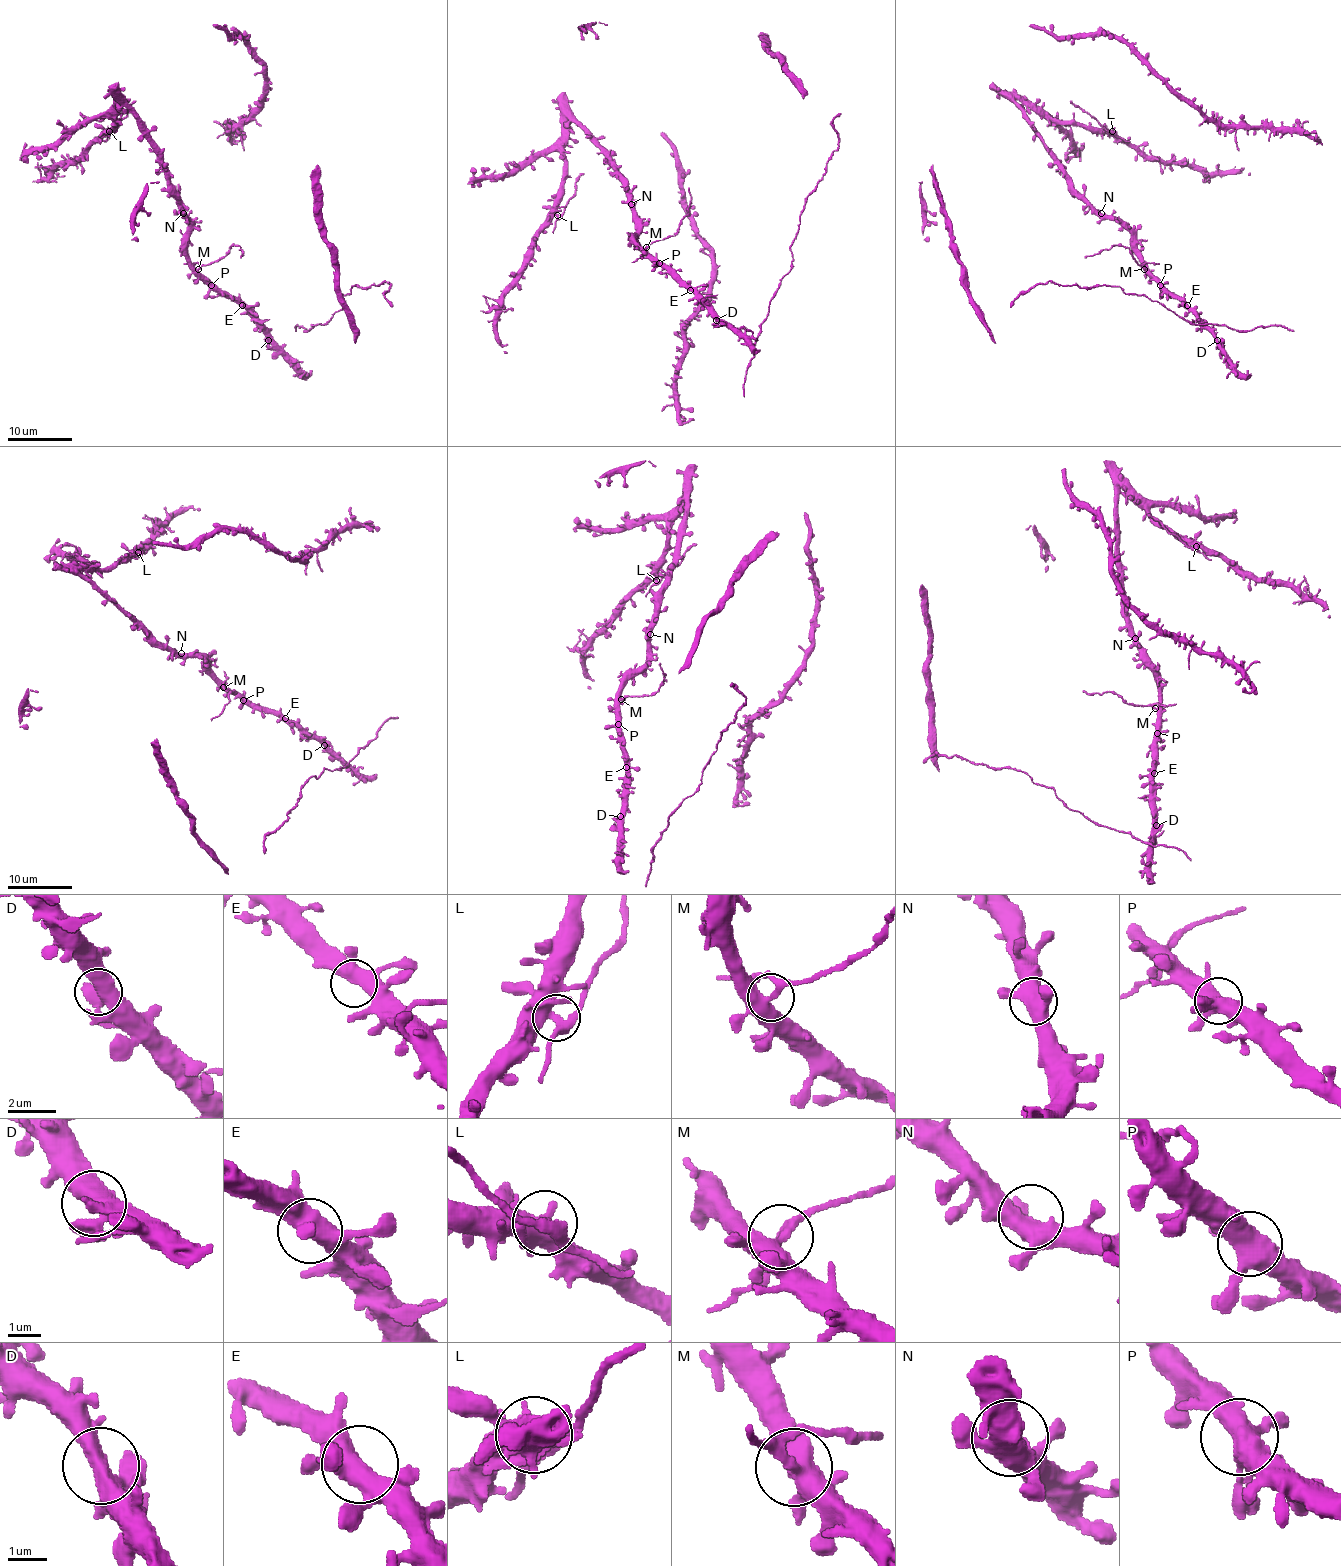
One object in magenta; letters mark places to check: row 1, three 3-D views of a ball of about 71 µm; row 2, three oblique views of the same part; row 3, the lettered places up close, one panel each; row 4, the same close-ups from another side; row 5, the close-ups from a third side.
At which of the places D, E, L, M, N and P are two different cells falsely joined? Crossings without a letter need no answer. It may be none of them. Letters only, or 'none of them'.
L, M

